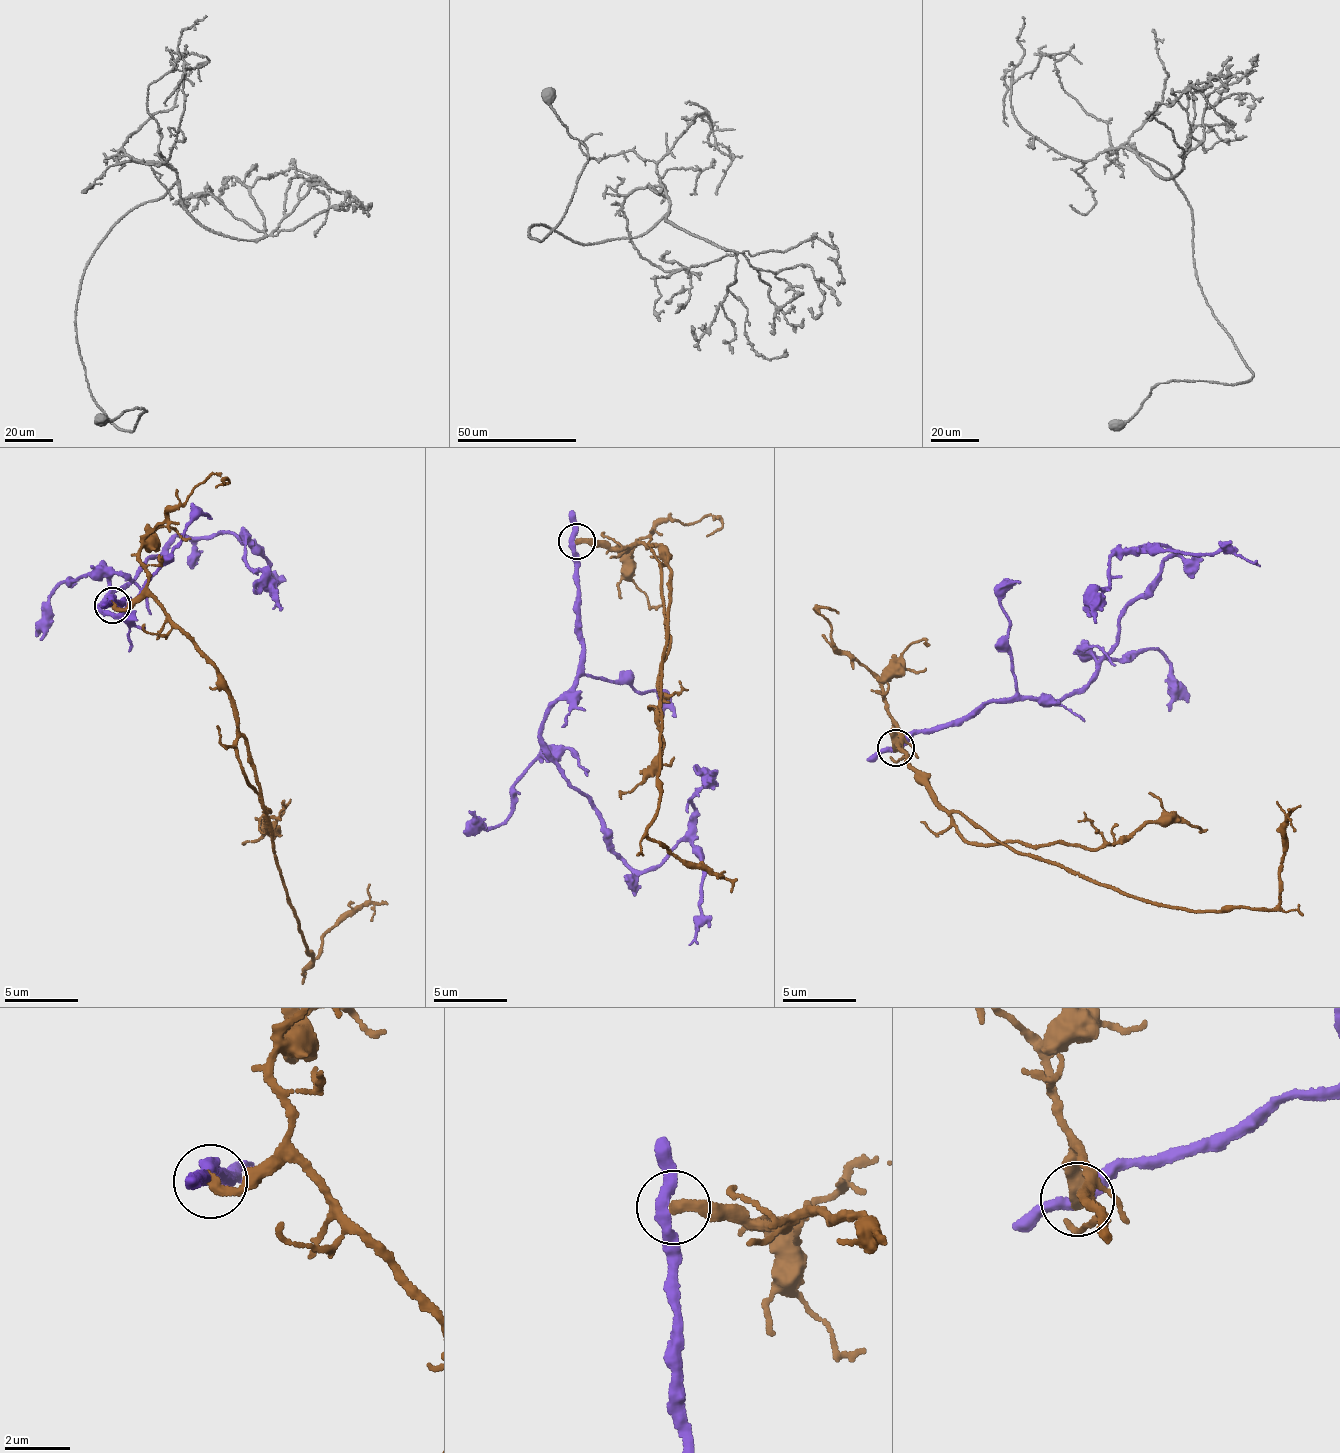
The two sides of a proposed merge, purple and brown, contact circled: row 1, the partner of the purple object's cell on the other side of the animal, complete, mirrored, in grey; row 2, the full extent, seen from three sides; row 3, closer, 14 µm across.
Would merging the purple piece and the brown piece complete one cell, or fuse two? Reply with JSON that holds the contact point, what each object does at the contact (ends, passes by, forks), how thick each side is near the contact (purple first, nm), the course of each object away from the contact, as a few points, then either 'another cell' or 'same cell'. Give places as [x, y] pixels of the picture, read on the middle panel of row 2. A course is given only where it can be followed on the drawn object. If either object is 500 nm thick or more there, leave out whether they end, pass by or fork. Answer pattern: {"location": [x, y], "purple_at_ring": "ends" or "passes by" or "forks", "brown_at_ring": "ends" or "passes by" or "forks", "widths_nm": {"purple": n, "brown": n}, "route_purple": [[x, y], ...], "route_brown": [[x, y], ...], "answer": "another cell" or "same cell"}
{"location": [576, 541], "purple_at_ring": "passes by", "brown_at_ring": "ends", "widths_nm": {"purple": 320, "brown": 320}, "route_purple": [[575, 540], [580, 672], [541, 731], [623, 860], [655, 869], [679, 840], [692, 847], [700, 896], [687, 944]], "route_brown": [[575, 540], [655, 542], [667, 550], [669, 617], [659, 817], [648, 832], [665, 849], [723, 876], [732, 893]], "answer": "another cell"}

